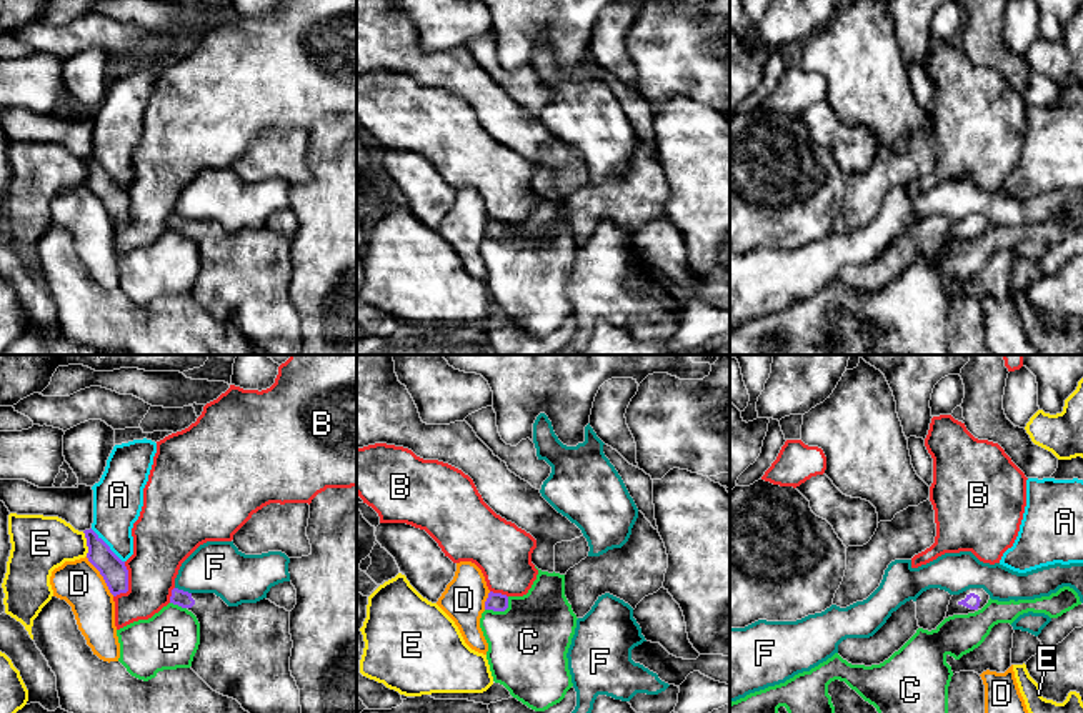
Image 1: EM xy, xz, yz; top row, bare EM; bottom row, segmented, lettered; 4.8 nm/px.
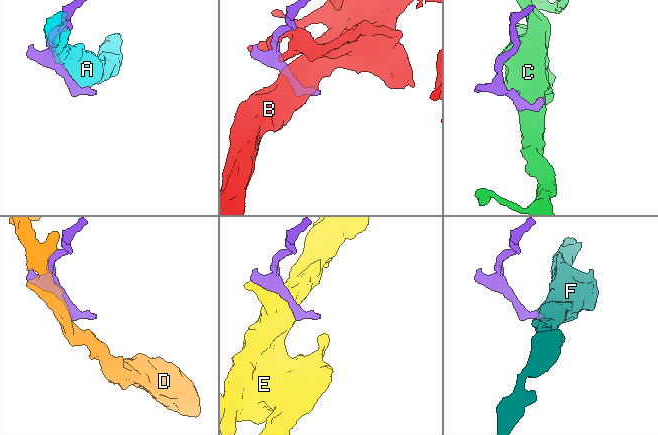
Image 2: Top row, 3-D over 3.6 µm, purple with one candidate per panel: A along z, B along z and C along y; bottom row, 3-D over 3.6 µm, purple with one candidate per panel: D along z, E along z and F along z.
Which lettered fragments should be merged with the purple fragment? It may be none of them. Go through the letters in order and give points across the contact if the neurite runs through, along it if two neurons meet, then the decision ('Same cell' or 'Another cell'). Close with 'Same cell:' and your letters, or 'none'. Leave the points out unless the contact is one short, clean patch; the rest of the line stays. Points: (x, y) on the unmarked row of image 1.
A: Another cell
B: Another cell
C: Boundary: xz (509, 224), (509, 232), (504, 237), (485, 237). Another cell
D: Another cell
E: Another cell
F: Boundary: xy (175, 214), (190, 220). Another cell
Same cell: none

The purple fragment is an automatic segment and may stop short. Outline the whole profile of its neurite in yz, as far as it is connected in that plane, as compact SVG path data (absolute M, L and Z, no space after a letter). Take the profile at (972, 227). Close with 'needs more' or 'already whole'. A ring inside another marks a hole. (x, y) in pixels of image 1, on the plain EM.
M970 215L960 222L953 222L948 232L946 243L968 242L981 237L990 227L983 215Z; needs more

